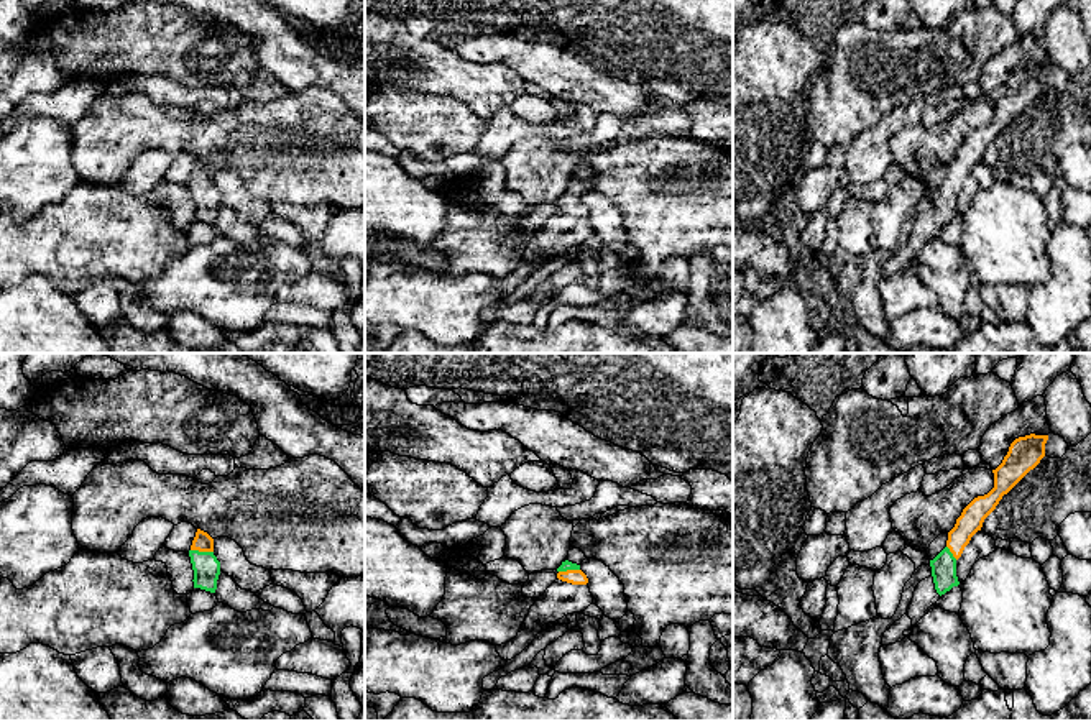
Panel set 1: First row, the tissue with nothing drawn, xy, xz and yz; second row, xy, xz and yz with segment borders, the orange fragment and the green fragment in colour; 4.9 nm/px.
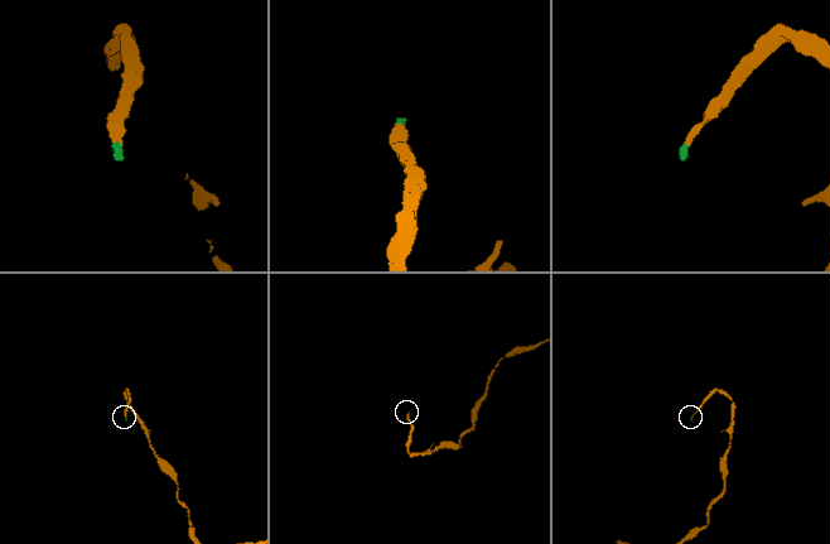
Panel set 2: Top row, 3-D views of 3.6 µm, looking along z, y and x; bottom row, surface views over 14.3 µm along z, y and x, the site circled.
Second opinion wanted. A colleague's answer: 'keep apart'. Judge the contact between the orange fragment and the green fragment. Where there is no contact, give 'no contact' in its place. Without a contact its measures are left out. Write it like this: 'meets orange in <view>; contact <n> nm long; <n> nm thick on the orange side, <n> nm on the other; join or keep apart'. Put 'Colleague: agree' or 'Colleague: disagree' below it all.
meets orange in xy; contact 110 nm long; 90 nm thick on the orange side, 130 nm on the other; join
Colleague: disagree

